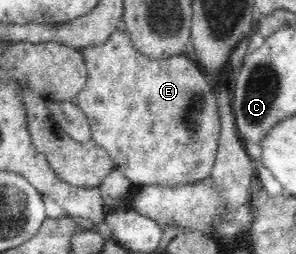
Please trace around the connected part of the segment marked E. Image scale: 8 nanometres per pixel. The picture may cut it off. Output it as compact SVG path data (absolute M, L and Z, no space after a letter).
M122 26L102 44L82 47L81 53L87 68L87 84L77 95L77 105L92 127L93 140L112 157L115 169L140 187L177 187L208 180L217 160L221 136L220 113L212 84L195 60L184 54L148 59L134 47L128 31L124 31Z

